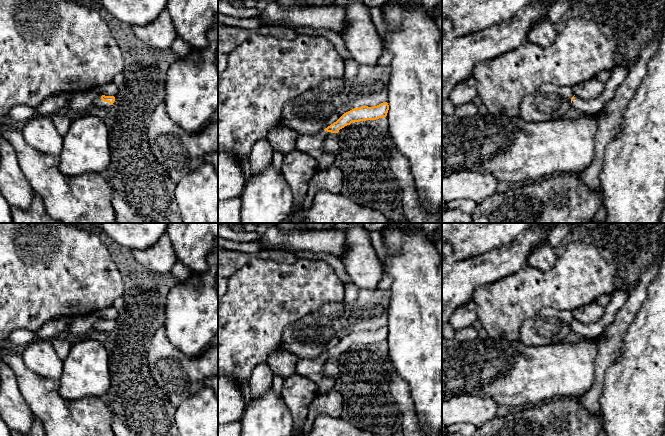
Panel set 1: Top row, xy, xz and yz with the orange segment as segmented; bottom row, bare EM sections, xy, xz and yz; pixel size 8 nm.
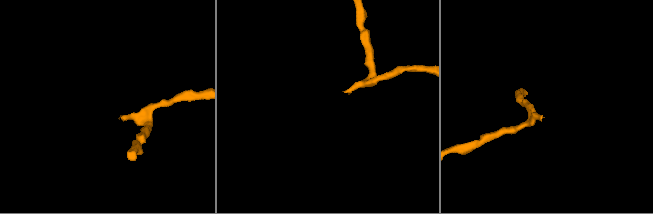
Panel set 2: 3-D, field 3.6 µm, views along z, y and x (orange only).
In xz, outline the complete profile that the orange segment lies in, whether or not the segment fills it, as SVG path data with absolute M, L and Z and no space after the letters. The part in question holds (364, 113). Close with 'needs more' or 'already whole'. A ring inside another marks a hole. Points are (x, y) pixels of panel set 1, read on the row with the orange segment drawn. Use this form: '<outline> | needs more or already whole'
M383 102L377 106L362 106L344 113L336 122L315 135L299 135L296 140L296 149L307 153L318 162L319 169L327 169L333 165L334 155L324 151L324 140L332 133L338 133L340 129L352 122L376 120L387 116L389 105Z | needs more

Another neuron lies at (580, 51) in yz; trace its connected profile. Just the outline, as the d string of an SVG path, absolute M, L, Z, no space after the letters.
M572 16L564 29L557 33L554 43L547 48L526 40L497 58L479 62L472 76L477 83L477 96L489 113L518 117L522 100L544 83L573 87L595 78L602 70L612 71L616 67L618 45L619 41L605 36L594 21Z

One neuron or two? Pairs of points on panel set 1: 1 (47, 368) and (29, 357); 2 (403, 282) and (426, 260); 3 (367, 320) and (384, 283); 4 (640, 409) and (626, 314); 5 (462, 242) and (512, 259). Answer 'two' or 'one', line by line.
1: one
2: one
3: two
4: two
5: two

